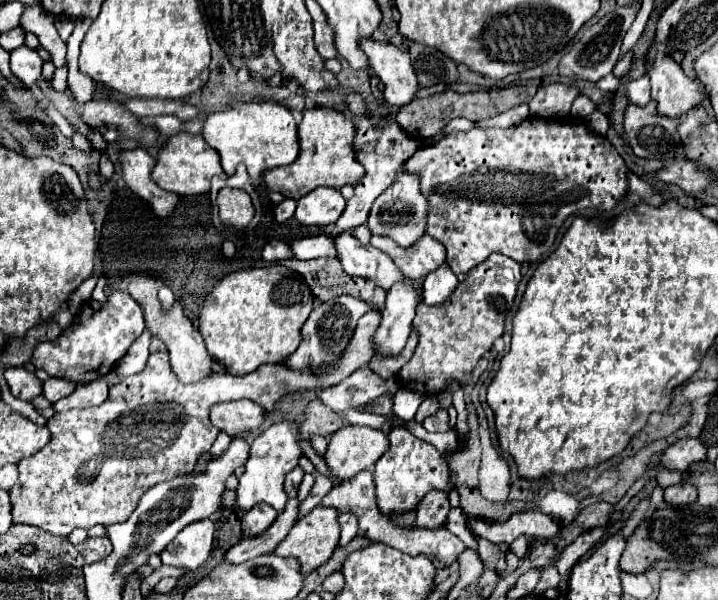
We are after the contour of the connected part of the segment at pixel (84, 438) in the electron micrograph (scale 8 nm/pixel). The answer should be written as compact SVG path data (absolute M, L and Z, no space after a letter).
M369 310L365 316L361 316L353 332L353 340L349 340L349 348L345 348L345 356L339 356L333 362L333 368L317 368L317 372L325 372L325 376L309 376L309 372L293 372L293 368L277 368L277 364L265 364L247 376L213 372L201 384L185 386L173 374L167 352L151 354L147 366L139 374L133 374L109 388L109 398L101 406L69 410L63 414L55 414L47 420L47 428L53 432L53 440L37 454L17 464L19 480L9 490L13 522L37 526L57 536L69 536L75 528L91 528L95 524L103 524L105 528L109 528L115 522L125 522L133 514L133 508L137 508L141 496L151 486L173 480L175 476L189 474L195 468L199 456L211 450L219 434L219 428L215 428L209 420L209 408L213 404L249 398L263 406L267 412L275 412L277 402L289 392L301 392L301 388L325 390L339 384L343 378L347 378L371 360L371 338L379 326L379 320L381 314L377 310Z

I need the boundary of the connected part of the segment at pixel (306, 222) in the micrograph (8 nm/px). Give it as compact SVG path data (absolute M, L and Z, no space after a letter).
M315 188L297 200L295 218L303 226L331 226L343 212L345 200L335 188Z

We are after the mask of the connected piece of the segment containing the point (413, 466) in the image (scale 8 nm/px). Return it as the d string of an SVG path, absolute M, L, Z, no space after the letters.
M393 428L389 434L389 450L375 462L373 480L377 486L377 508L385 516L401 516L409 510L415 510L419 500L431 490L451 492L449 470L445 456L425 440L415 438L405 428Z

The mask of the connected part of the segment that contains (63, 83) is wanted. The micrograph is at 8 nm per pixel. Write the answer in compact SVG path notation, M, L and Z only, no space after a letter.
M63 64L61 68L55 70L55 74L53 74L53 78L51 78L51 86L53 86L57 92L65 92L67 90L67 72L69 72L67 64Z

